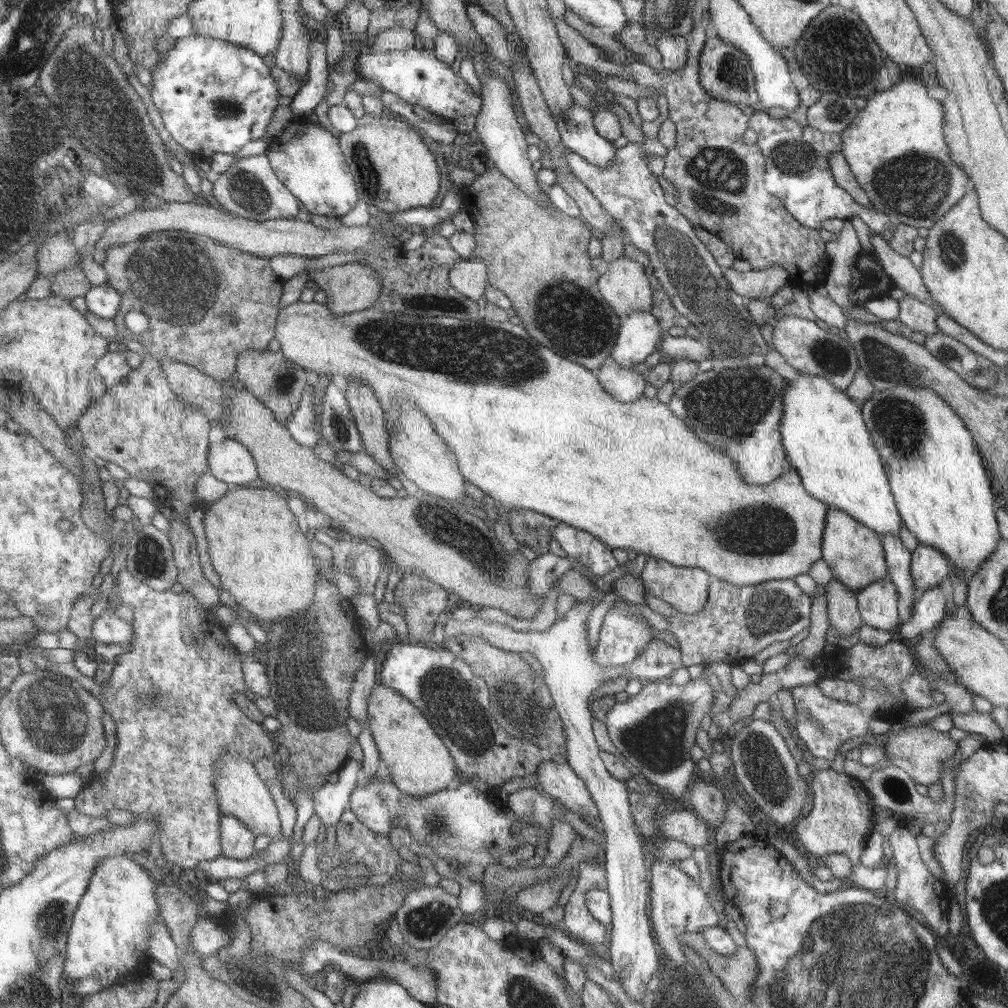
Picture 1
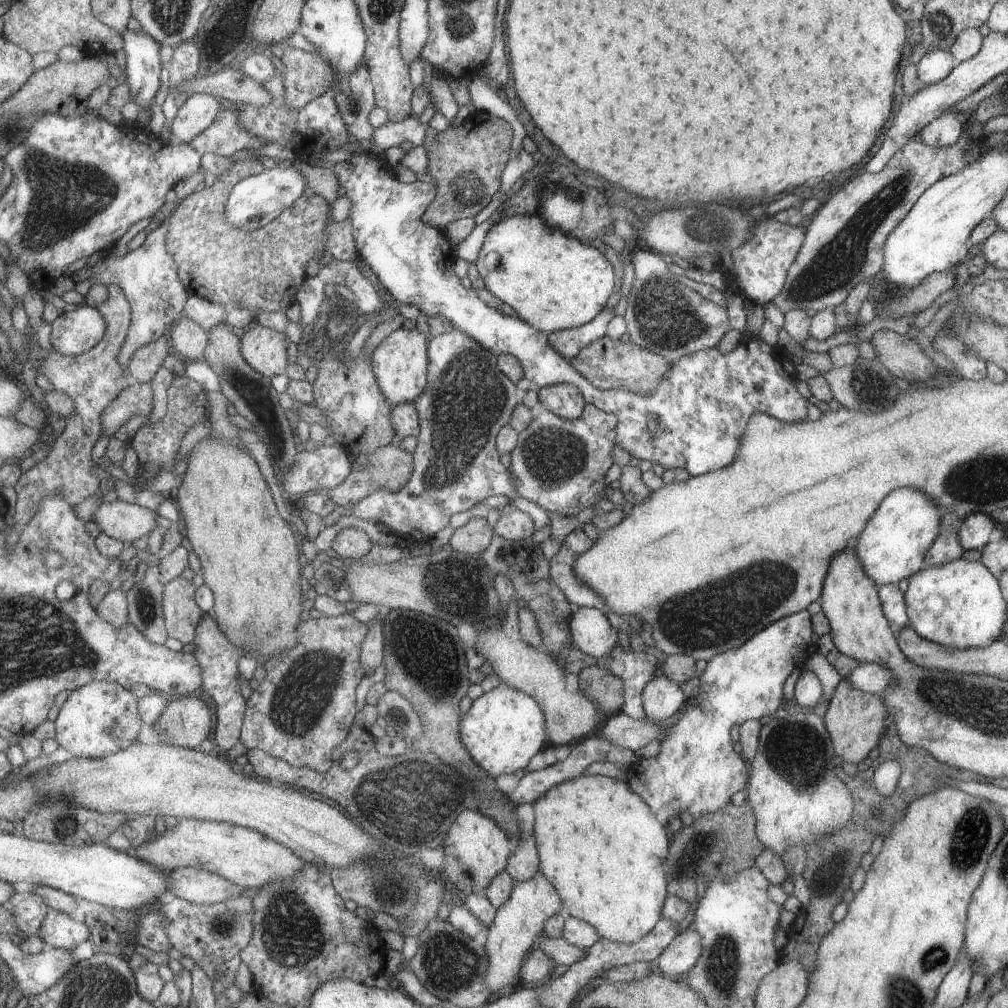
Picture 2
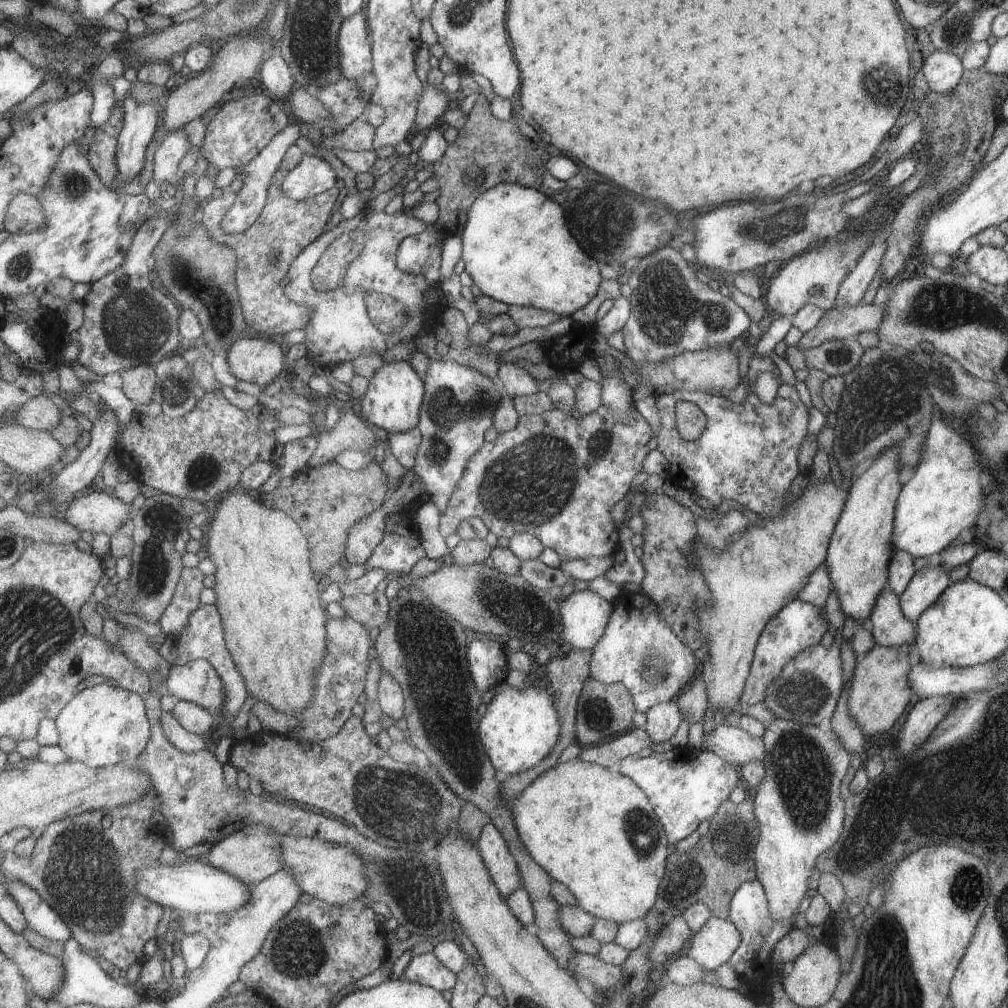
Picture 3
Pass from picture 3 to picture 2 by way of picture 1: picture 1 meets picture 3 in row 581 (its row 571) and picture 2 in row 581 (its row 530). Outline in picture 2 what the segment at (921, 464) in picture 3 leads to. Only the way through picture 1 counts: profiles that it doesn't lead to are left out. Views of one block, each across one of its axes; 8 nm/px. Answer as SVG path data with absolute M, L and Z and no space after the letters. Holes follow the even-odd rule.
M899 488L887 494L887 498L879 504L865 530L857 538L855 552L863 562L863 570L879 588L883 614L891 622L893 632L909 626L905 594L897 588L897 582L903 578L911 578L925 568L923 556L927 556L929 548L935 544L939 518L941 514L935 508L935 500L931 496L913 488Z

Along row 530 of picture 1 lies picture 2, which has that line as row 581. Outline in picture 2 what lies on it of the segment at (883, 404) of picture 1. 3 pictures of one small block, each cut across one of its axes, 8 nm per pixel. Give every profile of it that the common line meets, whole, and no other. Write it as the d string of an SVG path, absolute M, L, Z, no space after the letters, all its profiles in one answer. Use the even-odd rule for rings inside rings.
M957 534L935 538L925 558L925 568L909 578L909 588L905 592L905 606L909 616L909 626L925 640L957 648L957 650L981 650L999 640L1001 630L1005 630L1005 602L1001 598L1001 584L993 578L993 572L981 562L963 560Z

